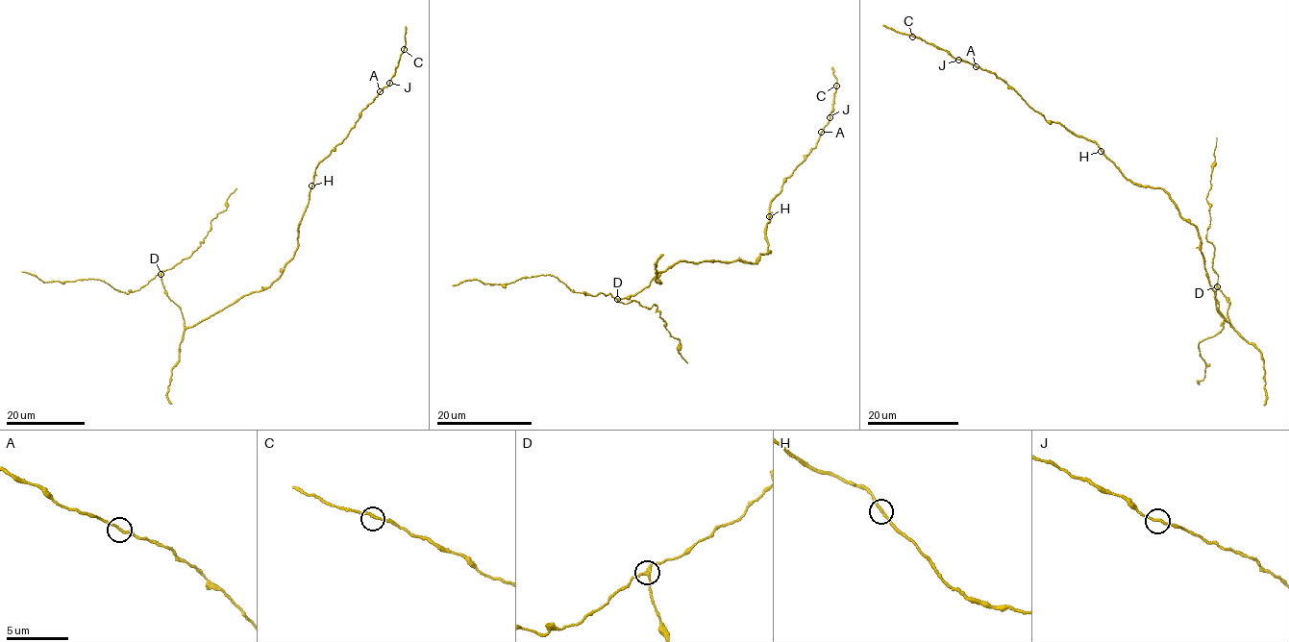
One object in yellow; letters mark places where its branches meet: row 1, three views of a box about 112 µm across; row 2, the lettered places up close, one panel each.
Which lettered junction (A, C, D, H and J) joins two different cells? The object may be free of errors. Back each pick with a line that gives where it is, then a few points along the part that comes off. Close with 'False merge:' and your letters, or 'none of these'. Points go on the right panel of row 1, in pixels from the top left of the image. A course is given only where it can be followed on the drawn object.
D: (1217, 286) | (1216, 287), (1215, 297), (1224, 317), (1223, 328), (1219, 333), (1199, 342), (1199, 356), (1206, 366), (1199, 384)
False merge: D

